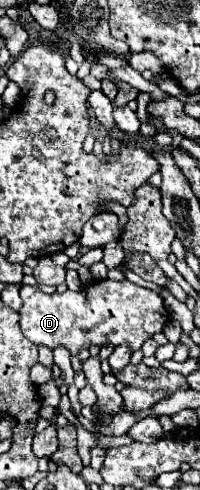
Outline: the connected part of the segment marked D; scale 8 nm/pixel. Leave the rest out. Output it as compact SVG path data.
M102 279L90 285L84 285L80 291L52 293L46 295L36 287L22 285L20 297L24 301L20 309L20 327L22 333L34 345L46 345L56 349L64 345L72 355L78 355L90 345L130 345L132 351L138 351L146 339L160 333L170 319L162 297L146 287L138 287L130 281L112 281Z

